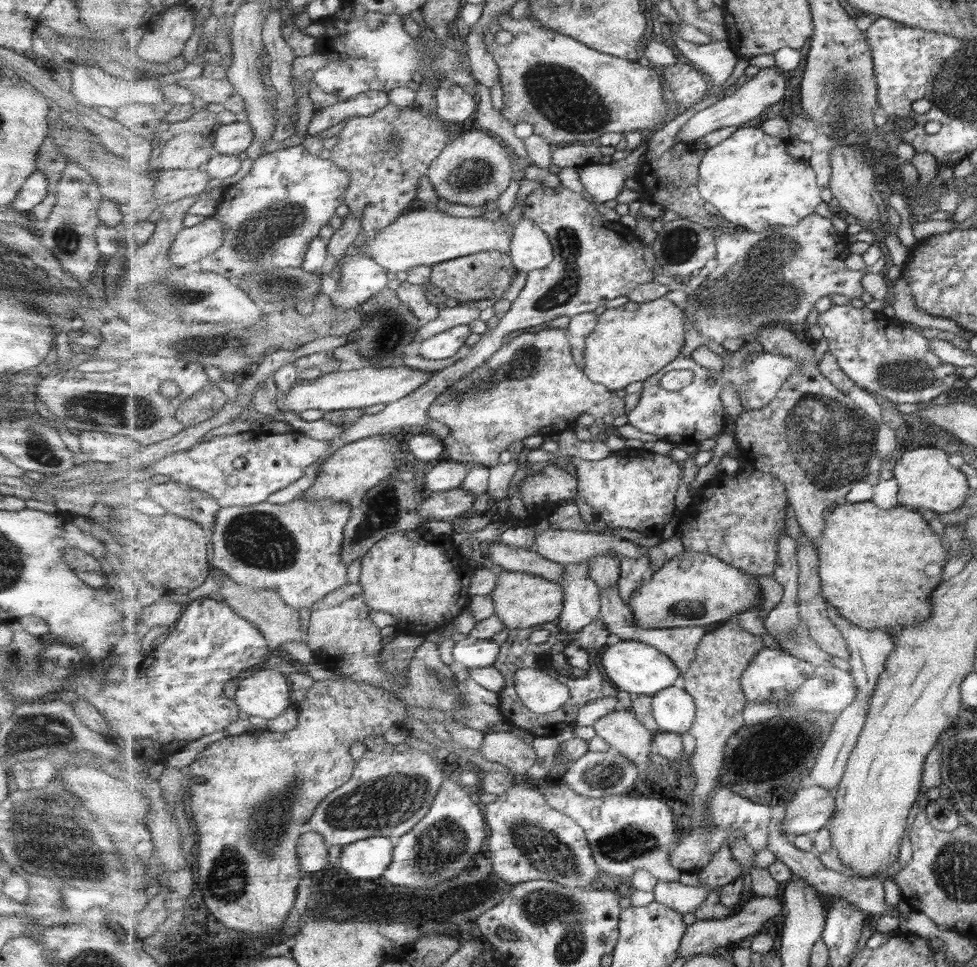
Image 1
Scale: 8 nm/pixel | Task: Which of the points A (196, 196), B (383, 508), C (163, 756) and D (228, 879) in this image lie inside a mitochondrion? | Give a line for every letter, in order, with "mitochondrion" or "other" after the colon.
A: other
B: mitochondrion
C: other
D: mitochondrion

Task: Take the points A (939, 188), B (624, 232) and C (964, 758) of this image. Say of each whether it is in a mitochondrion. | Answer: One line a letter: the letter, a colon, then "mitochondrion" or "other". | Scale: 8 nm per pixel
A: other
B: other
C: mitochondrion

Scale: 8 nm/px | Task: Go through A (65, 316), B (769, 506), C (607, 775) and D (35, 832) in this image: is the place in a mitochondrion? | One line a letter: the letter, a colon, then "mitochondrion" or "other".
A: other
B: other
C: mitochondrion
D: mitochondrion

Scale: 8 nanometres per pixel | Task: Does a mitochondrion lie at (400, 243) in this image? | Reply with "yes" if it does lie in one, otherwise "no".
no

